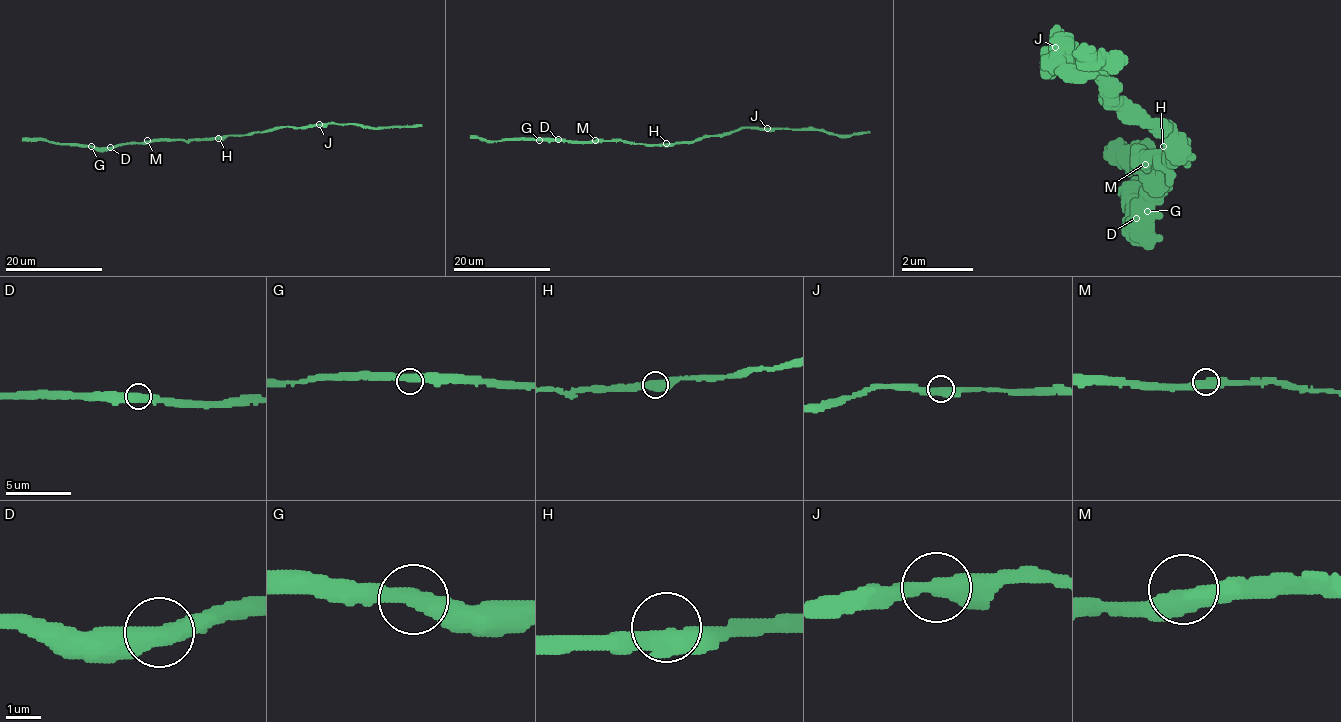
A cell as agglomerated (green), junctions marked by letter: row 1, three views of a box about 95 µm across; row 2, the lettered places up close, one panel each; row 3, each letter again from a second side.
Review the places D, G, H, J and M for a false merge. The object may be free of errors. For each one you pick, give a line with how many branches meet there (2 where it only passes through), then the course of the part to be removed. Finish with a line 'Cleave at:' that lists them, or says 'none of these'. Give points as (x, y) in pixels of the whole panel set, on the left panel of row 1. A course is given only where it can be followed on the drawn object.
Cleave at: none of these

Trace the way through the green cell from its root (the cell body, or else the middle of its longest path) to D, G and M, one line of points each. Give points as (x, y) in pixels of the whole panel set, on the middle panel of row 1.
D: (674, 144), (558, 139)
G: (674, 144), (539, 140)
M: (674, 144), (595, 140)

